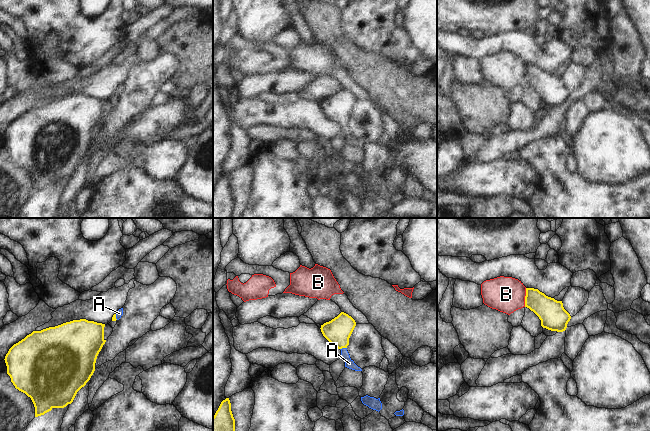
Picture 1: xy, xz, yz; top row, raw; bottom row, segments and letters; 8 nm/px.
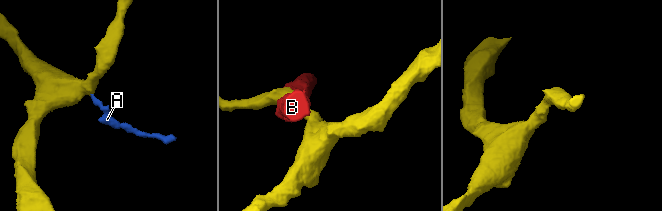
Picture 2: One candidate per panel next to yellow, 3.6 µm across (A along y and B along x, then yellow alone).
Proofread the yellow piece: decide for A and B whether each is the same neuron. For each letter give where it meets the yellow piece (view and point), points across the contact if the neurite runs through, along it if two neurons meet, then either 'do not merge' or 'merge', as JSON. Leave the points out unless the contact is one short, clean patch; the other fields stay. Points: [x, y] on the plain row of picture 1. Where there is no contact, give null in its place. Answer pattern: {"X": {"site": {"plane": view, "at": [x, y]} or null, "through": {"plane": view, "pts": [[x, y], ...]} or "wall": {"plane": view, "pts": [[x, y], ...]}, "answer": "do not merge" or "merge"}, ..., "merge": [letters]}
{"A": {"site": {"plane": "xz", "at": [343, 123]}, "through": {"plane": "xz", "pts": [[337, 107], [343, 123], [344, 130], [349, 139]]}, "answer": "merge"}, "B": {"site": {"plane": "yz", "at": [525, 73]}, "answer": "do not merge"}, "merge": ["A"]}

